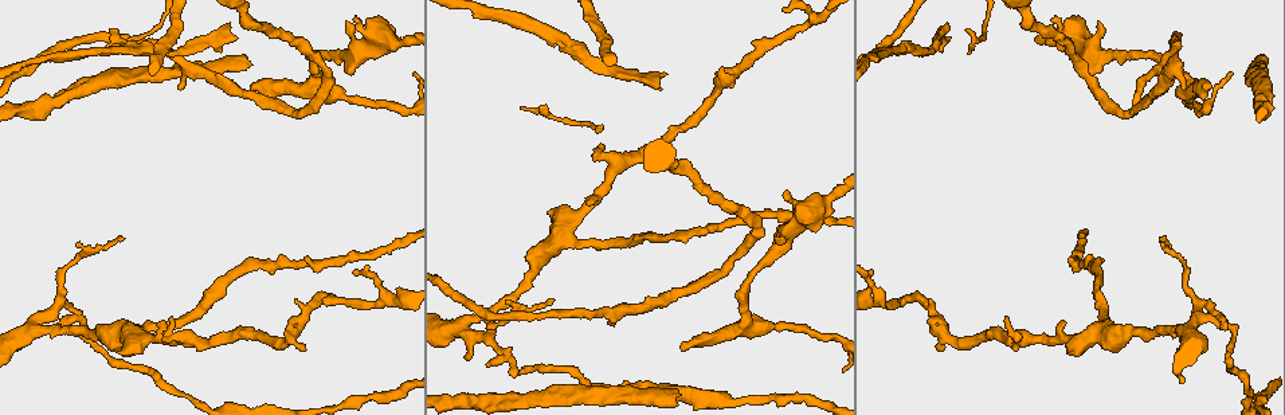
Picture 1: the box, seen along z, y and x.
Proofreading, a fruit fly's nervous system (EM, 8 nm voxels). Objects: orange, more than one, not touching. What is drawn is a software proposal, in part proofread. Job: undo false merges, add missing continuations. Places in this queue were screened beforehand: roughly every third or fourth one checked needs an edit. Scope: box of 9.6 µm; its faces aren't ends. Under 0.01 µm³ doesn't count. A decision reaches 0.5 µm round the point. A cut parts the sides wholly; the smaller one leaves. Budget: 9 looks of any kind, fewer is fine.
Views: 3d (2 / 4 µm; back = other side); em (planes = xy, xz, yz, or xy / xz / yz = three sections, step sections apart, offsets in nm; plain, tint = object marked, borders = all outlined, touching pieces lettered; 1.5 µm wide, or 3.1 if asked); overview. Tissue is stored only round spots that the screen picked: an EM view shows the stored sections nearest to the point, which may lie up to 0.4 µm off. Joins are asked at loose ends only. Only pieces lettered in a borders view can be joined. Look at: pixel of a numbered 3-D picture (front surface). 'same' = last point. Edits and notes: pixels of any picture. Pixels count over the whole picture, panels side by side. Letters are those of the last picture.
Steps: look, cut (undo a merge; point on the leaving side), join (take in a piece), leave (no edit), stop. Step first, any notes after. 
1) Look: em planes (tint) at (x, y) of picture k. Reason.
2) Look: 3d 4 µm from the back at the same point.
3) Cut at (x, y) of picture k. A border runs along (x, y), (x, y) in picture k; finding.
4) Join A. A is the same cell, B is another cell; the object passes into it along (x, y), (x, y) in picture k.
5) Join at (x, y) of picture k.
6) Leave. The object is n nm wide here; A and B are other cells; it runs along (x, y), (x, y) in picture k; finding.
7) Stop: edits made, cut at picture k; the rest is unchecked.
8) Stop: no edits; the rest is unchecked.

Look: 3d 4 µm at (254, 84) of picture 1. Branch stops here.

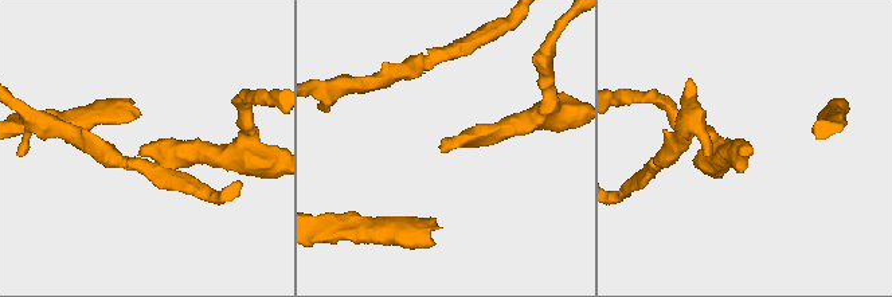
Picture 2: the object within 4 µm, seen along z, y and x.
Look: em planes (borders) at (747, 145) of picture 2. Need the tissue.

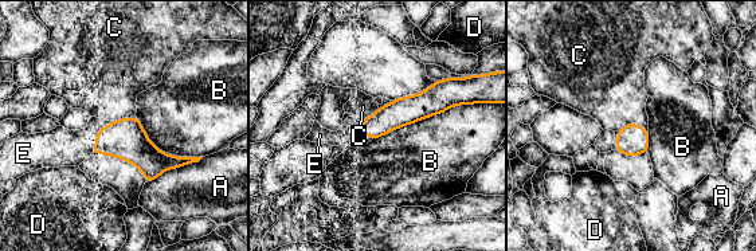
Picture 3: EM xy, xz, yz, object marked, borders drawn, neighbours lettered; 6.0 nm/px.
Join E. E is the same cell, A, B, C and D are other cells; it goes on there.

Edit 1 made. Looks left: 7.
Look: 3d 4 µm at (586, 205) of picture 1. Thick turns thin.

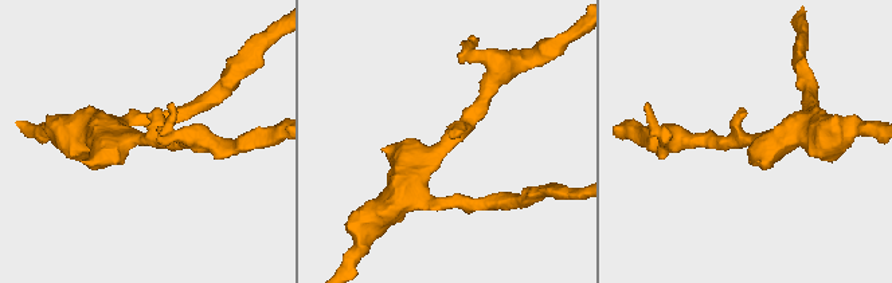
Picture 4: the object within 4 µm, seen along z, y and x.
Look: em xz step 8 (borders) at (747, 140) of picture 4.

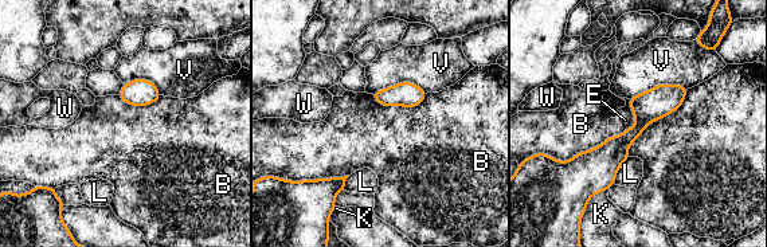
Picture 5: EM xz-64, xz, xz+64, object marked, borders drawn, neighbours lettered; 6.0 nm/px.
Leave. B, E, K, L, V and W are other cells; a border runs along (629, 157), (619, 167), (613, 183) in picture 5; one neuron here.

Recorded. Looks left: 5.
Look: 3d 4 µm at (1186, 331) of picture 1. Branch point.

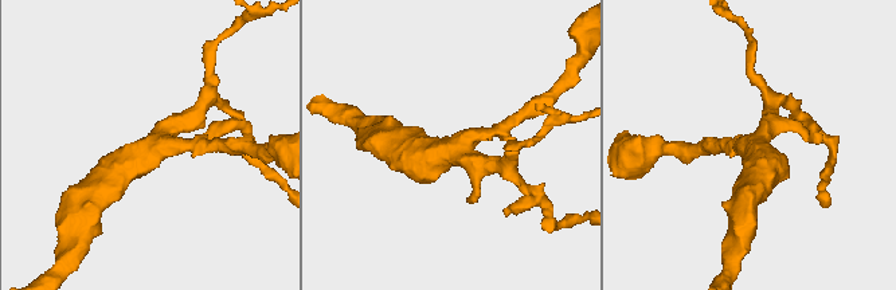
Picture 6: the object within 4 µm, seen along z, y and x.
Look: em planes (tint) at (753, 148) of picture 6.

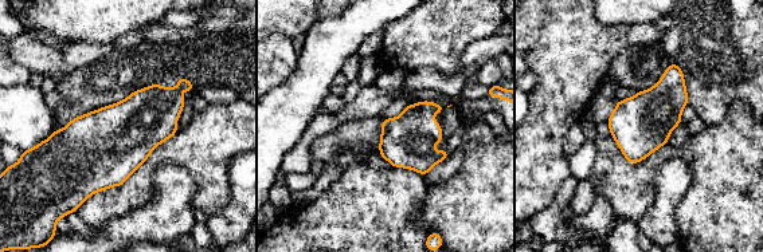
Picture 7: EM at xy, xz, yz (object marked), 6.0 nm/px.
Look: em planes (borders) at the same point.

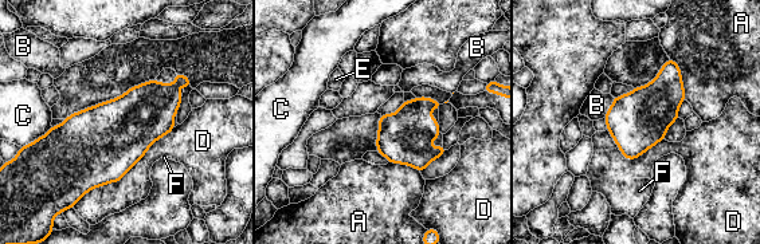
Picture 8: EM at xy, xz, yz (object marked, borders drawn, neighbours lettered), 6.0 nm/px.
Leave. A, B, C, D, E and F are other cells; a border runs along (614, 98), (603, 117) in picture 8; all the same neuron.

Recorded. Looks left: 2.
Look: em planes (plain) at (77, 243) of picture 1. Thin end.

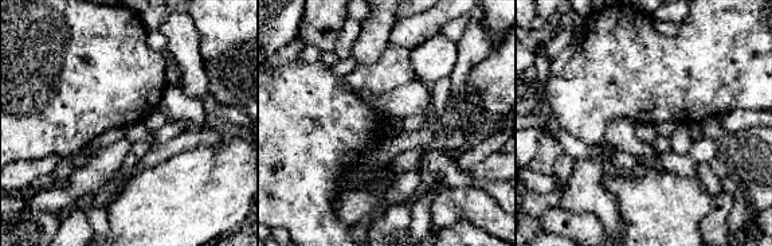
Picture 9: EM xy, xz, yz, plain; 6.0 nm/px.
Look: em planes (borders) at the same point. What lies round it.

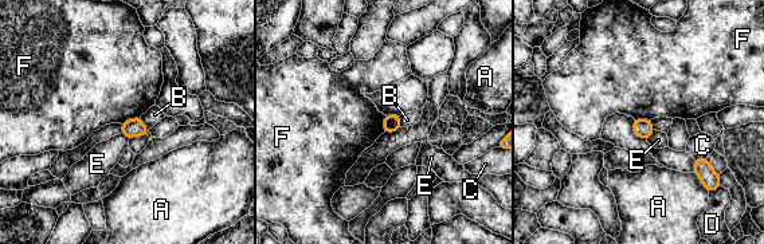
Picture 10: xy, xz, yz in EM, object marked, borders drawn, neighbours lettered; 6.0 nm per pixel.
Leave. The object is 100 nm wide here; A, B, C, D, E and F are other cells; a border runs along (140, 117), (121, 124) in picture 10; none of them fits.

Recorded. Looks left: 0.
Stop: edits made, join at picture 3; the rest is unchecked.

